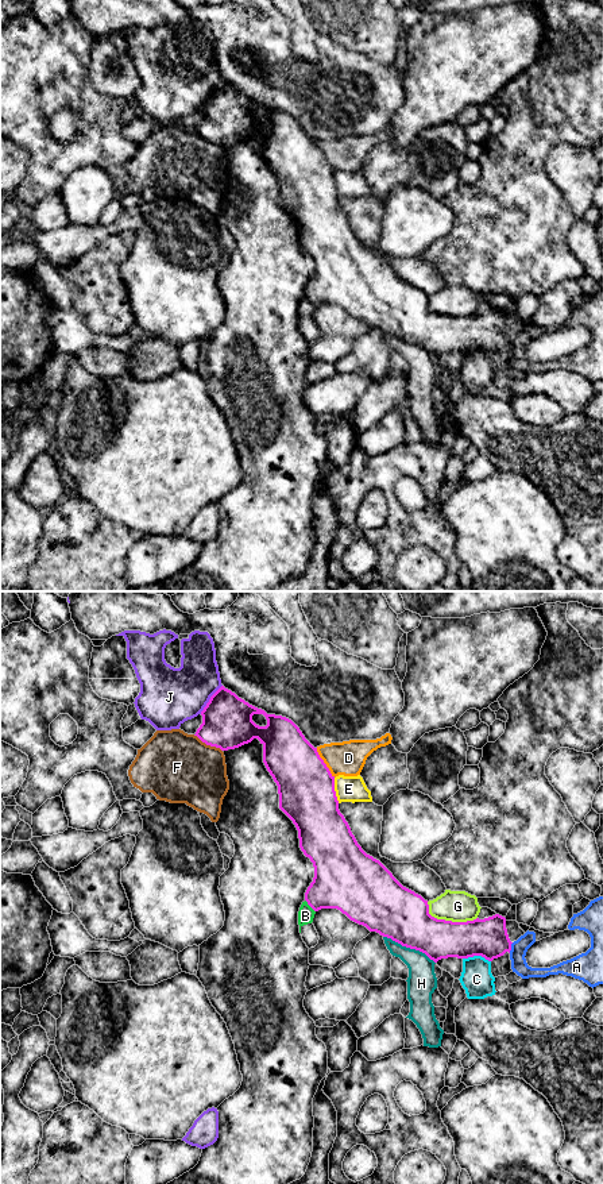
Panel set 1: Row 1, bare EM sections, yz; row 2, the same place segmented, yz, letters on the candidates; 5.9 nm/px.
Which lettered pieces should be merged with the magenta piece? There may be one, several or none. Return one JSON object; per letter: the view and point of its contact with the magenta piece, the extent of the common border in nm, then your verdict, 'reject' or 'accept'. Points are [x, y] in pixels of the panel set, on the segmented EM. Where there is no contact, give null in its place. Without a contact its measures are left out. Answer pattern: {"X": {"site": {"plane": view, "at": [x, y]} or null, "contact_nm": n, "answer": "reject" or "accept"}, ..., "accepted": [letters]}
{"A": {"site": {"plane": "yz", "at": [510, 948]}, "contact_nm": 70, "answer": "reject"}, "B": {"site": {"plane": "yz", "at": [309, 905]}, "contact_nm": 100, "answer": "reject"}, "C": {"site": {"plane": "yz", "at": [476, 955]}, "contact_nm": 170, "answer": "reject"}, "D": {"site": {"plane": "yz", "at": [324, 763]}, "contact_nm": 200, "answer": "reject"}, "E": {"site": {"plane": "yz", "at": [333, 790]}, "contact_nm": 160, "answer": "reject"}, "F": {"site": {"plane": "yz", "at": [208, 744]}, "contact_nm": 200, "answer": "reject"}, "G": {"site": {"plane": "yz", "at": [448, 921]}, "contact_nm": 320, "answer": "reject"}, "H": {"site": {"plane": "yz", "at": [409, 947]}, "contact_nm": 360, "answer": "reject"}, "J": {"site": {"plane": "yz", "at": [209, 700]}, "contact_nm": 220, "answer": "reject"}, "accepted": []}

